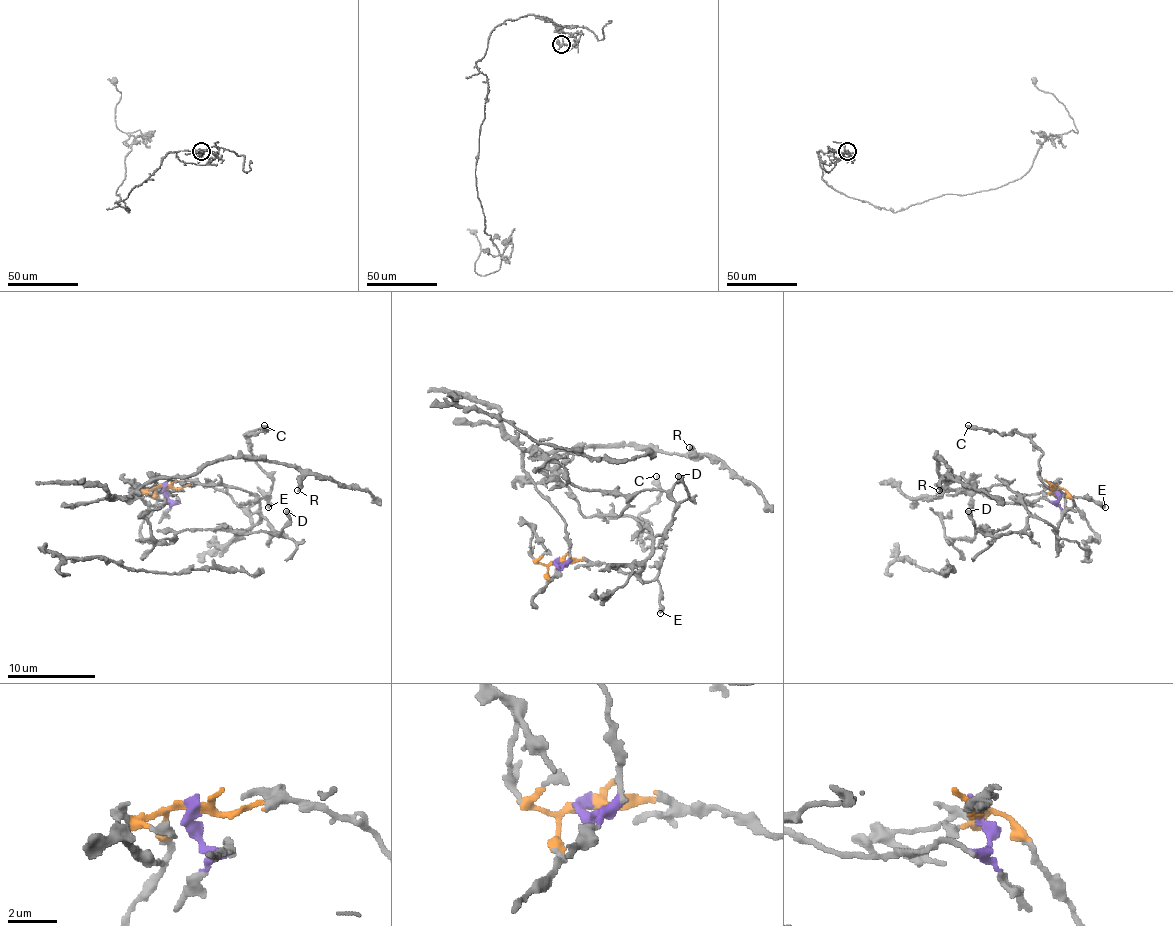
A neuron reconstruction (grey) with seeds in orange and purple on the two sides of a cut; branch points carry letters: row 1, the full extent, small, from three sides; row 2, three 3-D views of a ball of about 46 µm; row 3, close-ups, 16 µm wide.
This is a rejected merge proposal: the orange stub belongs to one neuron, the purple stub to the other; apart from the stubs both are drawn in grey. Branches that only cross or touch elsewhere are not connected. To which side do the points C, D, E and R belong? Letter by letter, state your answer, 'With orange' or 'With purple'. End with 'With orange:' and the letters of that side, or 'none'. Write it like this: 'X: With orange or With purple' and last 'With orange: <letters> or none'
C: With orange
D: With orange
E: With orange
R: With purple
With orange: C, D, E

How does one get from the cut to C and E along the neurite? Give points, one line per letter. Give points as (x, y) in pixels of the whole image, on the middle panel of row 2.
C: (557, 563), (606, 563), (651, 580), (665, 552), (660, 547), (645, 550), (641, 515), (660, 490), (656, 475)
E: (557, 563), (606, 563), (656, 580), (660, 613)

